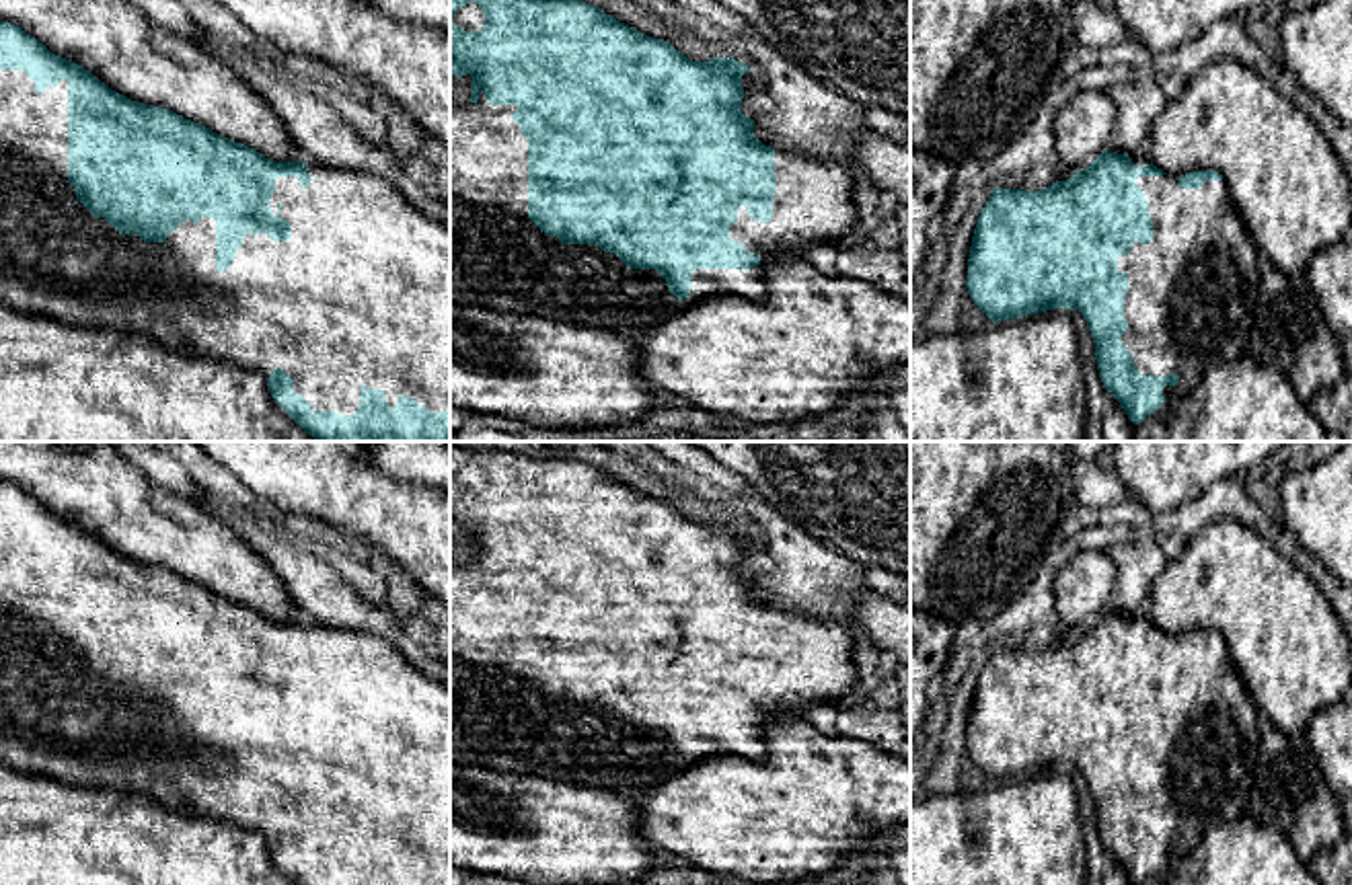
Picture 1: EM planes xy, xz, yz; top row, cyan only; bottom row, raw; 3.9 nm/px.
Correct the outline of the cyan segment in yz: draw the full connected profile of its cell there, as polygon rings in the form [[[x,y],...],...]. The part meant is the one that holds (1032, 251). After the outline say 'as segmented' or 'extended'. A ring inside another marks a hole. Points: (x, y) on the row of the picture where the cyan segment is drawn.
[[[1103,150],[1085,170],[1073,172],[1066,181],[1056,181],[1040,191],[994,187],[982,207],[968,259],[966,287],[974,304],[992,320],[1011,320],[1054,308],[1079,310],[1087,320],[1095,343],[1095,359],[1105,390],[1120,402],[1128,419],[1138,425],[1144,419],[1167,419],[1171,402],[1194,390],[1202,378],[1216,365],[1241,357],[1251,333],[1251,316],[1260,298],[1257,246],[1235,207],[1227,183],[1216,170],[1192,170],[1181,177],[1157,168],[1147,154],[1118,154]]]; extended

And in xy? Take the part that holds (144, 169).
[[[0,21],[0,300],[80,326],[140,331],[164,347],[259,372],[275,409],[316,441],[450,441],[450,228],[421,214],[384,177],[312,162],[275,162],[162,107],[136,103],[88,70]]]; extended

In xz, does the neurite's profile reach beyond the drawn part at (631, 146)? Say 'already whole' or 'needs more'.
needs more

